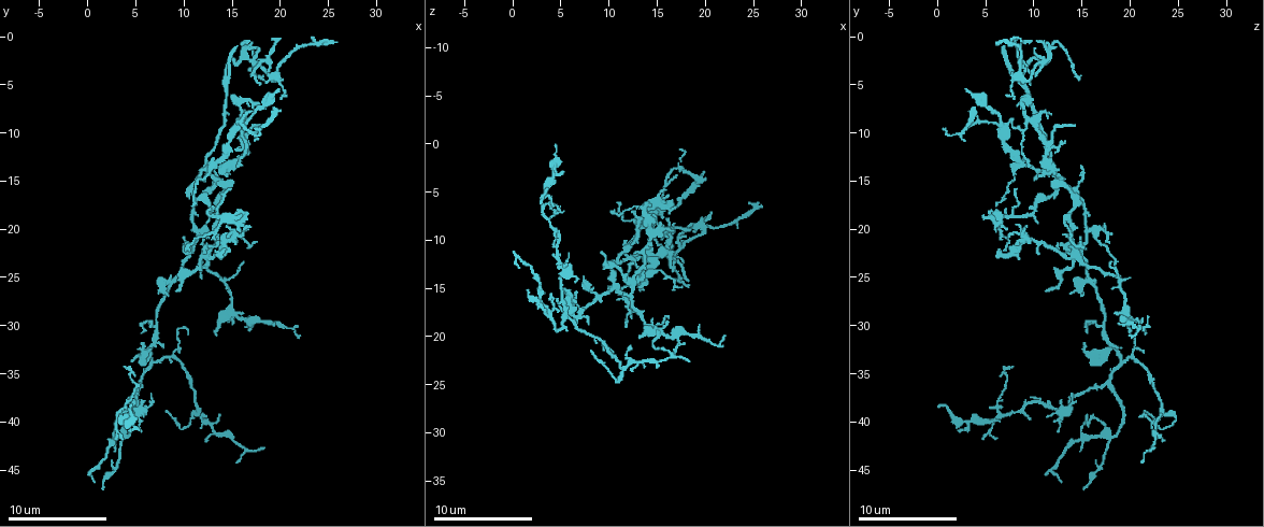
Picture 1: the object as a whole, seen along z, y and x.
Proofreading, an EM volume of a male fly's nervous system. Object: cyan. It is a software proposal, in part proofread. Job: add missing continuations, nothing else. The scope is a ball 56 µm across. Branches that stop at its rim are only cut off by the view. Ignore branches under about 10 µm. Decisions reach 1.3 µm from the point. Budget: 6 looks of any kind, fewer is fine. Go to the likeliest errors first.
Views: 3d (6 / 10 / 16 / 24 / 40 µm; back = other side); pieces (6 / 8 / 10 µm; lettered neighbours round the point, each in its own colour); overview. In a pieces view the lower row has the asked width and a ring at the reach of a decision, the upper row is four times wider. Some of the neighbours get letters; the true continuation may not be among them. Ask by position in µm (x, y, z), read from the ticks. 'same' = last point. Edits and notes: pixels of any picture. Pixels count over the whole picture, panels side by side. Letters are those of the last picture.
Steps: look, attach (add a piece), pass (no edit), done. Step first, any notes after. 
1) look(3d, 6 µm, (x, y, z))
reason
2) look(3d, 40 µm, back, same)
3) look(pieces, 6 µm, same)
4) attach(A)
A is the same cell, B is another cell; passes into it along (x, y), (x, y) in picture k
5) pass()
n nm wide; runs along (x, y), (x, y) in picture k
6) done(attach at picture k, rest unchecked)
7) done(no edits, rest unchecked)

look(pieces, 6 µm, (9.4, 26.4, 11.2))
branch stops here

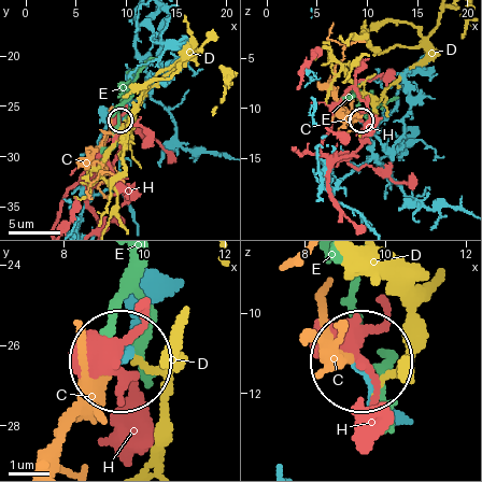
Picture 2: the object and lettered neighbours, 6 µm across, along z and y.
attach(C)
C is the same cell, D, E and H are other cells; passes into it along (379, 140), (335, 93), (343, 48), (328, 38), (332, 24) in picture 2; it goes on there

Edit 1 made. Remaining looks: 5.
look(pieces, 6 µm, (17.8, 9.4, 14.2))
an open end

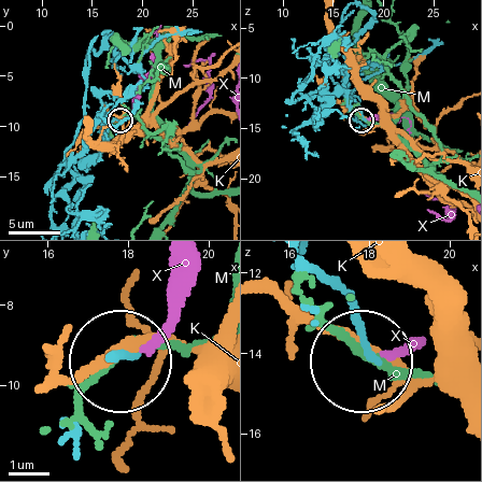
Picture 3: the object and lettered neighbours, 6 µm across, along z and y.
pass()
K, M and X are other cells; runs along (300, 260), (335, 284), (366, 353) in picture 3; none of them fits

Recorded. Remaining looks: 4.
look(pieces, 6 µm, (18.4, 7.4, 9.0))
tapers out

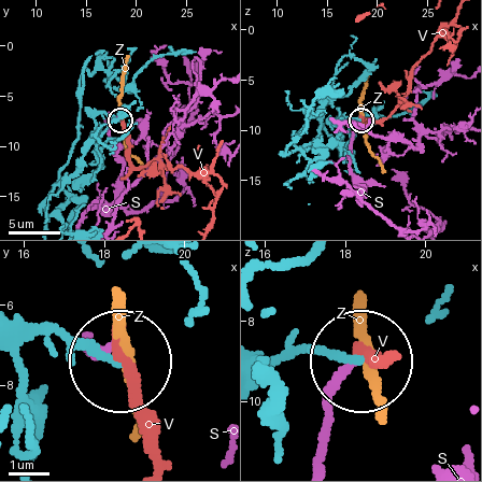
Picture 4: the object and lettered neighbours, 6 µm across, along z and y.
pass()
S, V and Z are other cells; no lettered piece goes on from it

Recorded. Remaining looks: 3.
done(attach at picture 2, rest unchecked)

